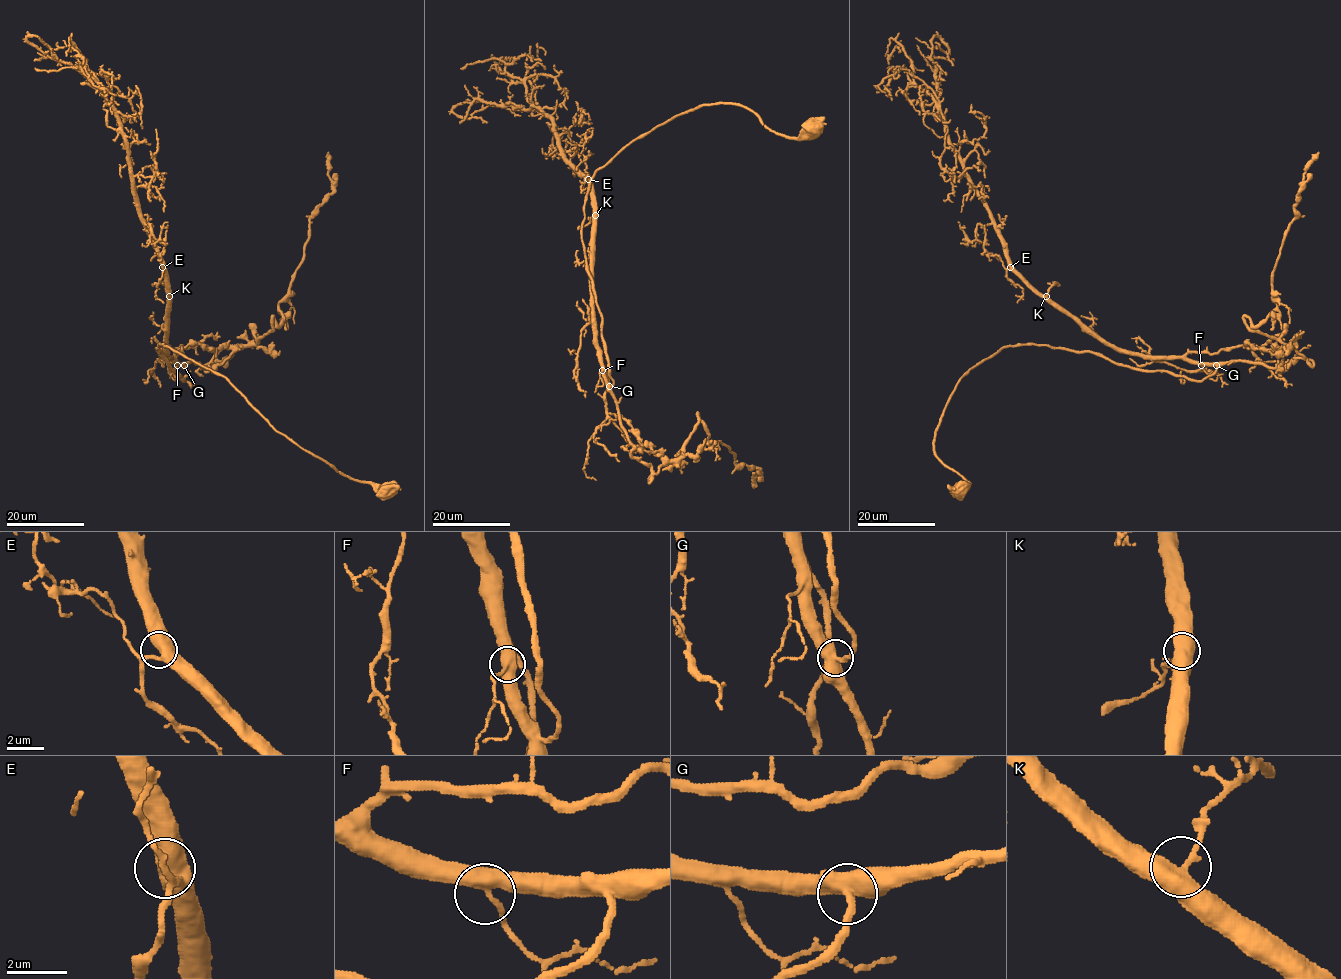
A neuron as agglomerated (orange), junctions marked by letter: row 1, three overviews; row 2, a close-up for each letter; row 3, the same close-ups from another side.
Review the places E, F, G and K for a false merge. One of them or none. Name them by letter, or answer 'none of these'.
none of these

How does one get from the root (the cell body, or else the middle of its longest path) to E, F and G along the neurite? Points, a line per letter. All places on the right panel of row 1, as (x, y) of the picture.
E: (958, 489), (934, 432), (958, 382), (1004, 347), (1197, 381), (1216, 369), (1120, 352), (1010, 267)
F: (958, 489), (934, 432), (958, 382), (1002, 348), (1197, 381), (1216, 369), (1201, 365)
G: (958, 489), (968, 483), (935, 455), (934, 432), (958, 382), (1004, 347), (1099, 353), (1197, 381), (1216, 365)

